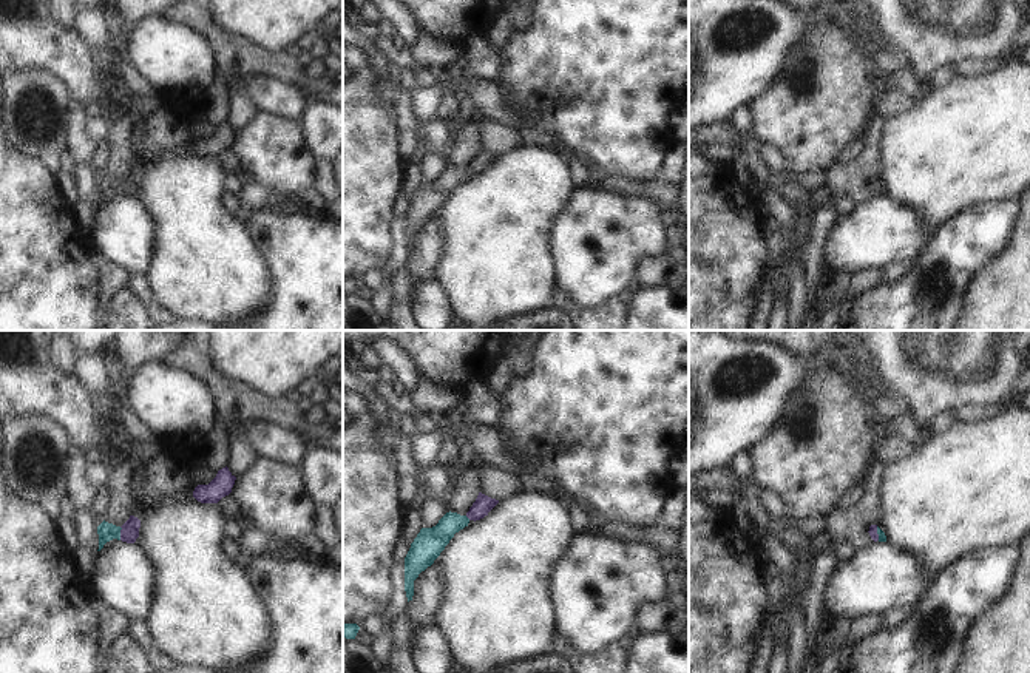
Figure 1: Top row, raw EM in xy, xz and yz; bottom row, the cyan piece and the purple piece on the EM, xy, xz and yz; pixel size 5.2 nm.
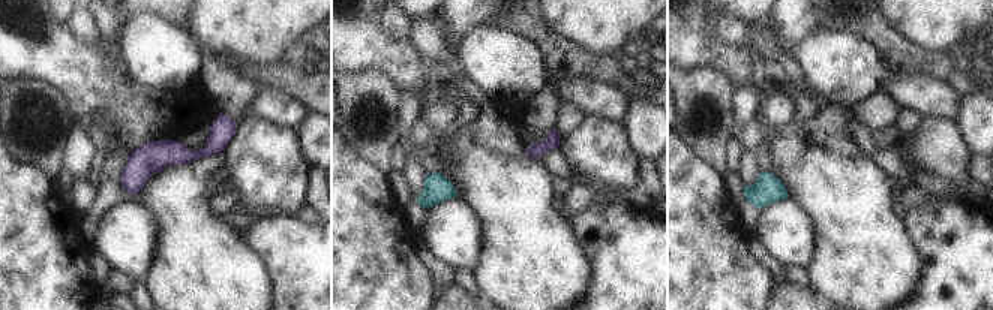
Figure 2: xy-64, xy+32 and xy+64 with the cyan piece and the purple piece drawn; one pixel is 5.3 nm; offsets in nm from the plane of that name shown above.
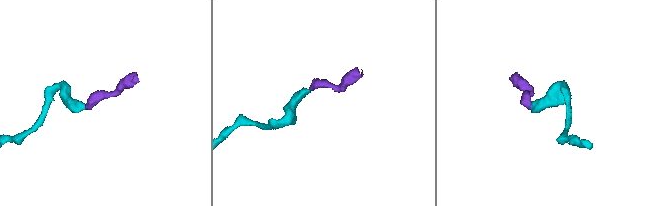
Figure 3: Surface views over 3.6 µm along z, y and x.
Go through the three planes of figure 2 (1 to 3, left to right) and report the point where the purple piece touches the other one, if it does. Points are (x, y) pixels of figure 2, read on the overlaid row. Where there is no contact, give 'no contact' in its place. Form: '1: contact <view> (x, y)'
1: no contact
2: no contact
3: no contact

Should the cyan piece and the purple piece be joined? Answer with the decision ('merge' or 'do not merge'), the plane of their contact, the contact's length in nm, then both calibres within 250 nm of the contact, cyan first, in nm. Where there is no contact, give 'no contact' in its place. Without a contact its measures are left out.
merge | xy | 70 nm | 100/100 nm

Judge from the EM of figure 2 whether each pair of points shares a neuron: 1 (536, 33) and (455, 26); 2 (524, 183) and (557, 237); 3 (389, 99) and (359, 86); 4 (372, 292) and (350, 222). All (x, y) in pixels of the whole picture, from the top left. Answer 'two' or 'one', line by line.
1: one
2: one
3: one
4: one

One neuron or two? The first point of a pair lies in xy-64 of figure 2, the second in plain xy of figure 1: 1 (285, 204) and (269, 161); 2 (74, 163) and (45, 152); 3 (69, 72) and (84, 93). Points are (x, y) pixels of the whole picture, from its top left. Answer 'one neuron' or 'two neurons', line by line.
1: one neuron
2: two neurons
3: one neuron

